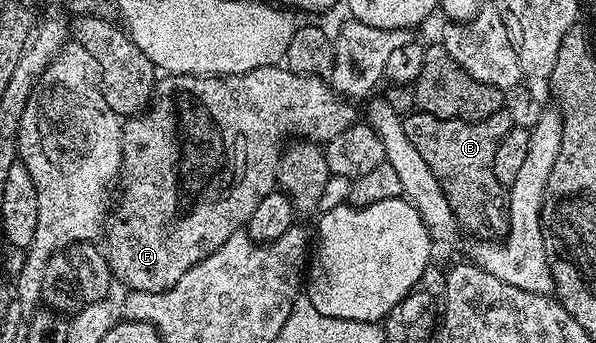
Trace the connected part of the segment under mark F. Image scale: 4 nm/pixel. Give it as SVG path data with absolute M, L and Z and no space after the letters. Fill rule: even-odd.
M266 64L261 66L257 70L249 70L245 74L237 74L236 76L173 76L168 75L166 77L167 81L162 81L161 91L158 93L157 102L152 103L150 107L146 109L142 114L138 116L130 117L123 124L123 167L121 169L121 188L123 184L123 205L119 208L119 217L112 219L110 223L106 225L105 228L105 255L109 266L111 267L111 272L115 276L116 281L121 285L122 283L126 287L125 289L132 292L164 292L172 288L177 282L181 282L181 278L185 278L185 274L193 266L197 266L205 258L209 258L209 254L213 254L221 245L228 240L228 238L235 232L240 231L246 225L247 219L253 214L253 210L257 210L257 202L261 202L261 198L265 198L269 193L276 191L277 185L279 183L279 159L282 158L285 145L288 142L294 141L296 138L299 140L310 140L312 142L330 142L333 138L337 138L337 134L341 134L345 130L349 130L357 122L357 116L355 116L355 108L350 99L344 98L331 87L330 83L326 79L317 76L302 76L296 72L291 71L290 68L286 66L280 66L279 64ZM179 88L179 104L175 101L174 92Z

